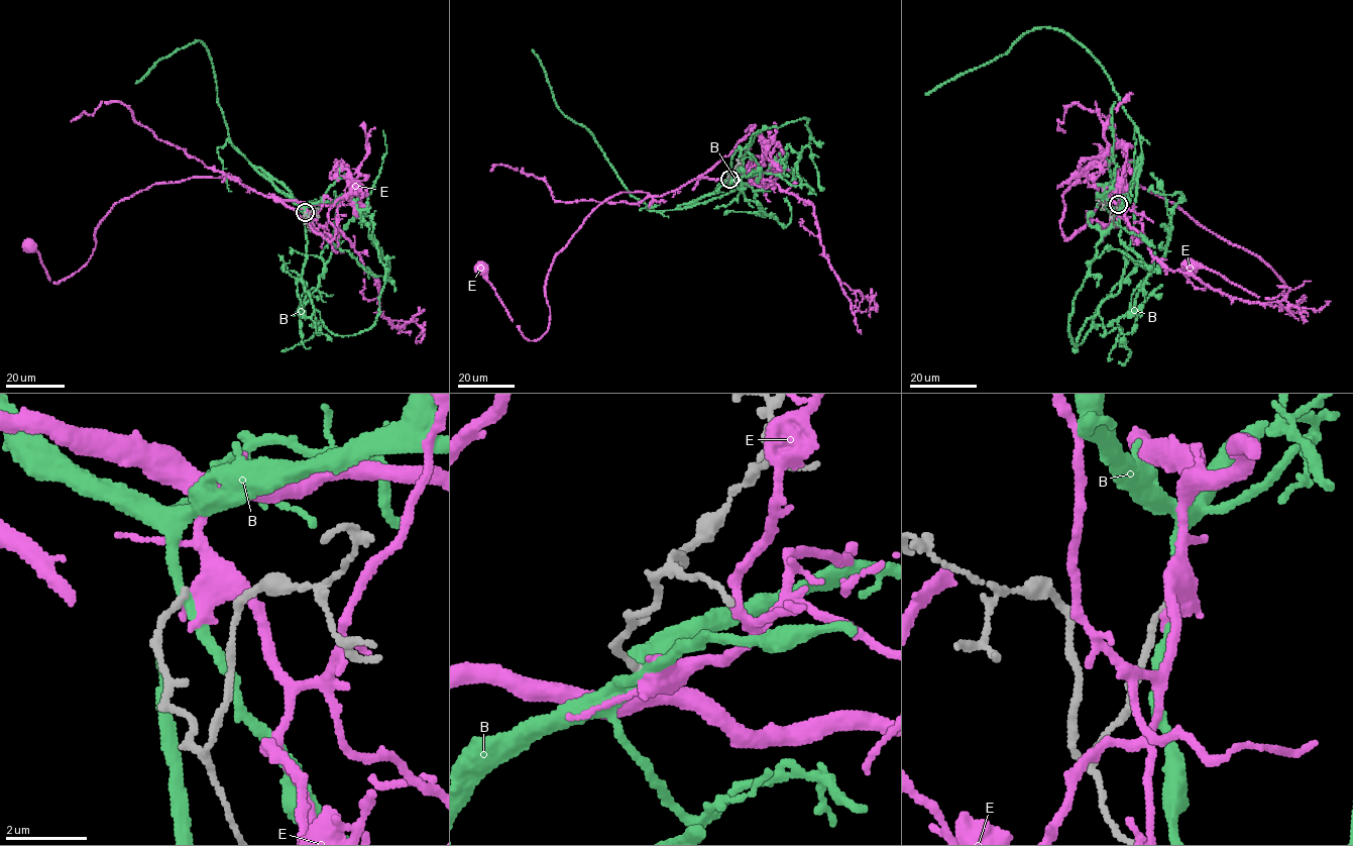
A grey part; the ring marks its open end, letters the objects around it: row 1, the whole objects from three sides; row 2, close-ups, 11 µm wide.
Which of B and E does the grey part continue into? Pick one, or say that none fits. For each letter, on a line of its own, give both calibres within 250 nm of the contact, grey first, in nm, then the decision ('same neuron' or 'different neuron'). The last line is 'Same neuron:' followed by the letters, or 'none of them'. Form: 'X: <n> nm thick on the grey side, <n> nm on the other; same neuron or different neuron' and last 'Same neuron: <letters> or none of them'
B: 150 nm thick on the grey side, 240 nm on the other; different neuron
E: 150 nm thick on the grey side, 500 nm on the other; different neuron
Same neuron: none of them

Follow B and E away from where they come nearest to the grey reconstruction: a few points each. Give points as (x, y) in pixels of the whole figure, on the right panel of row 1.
B: (1118, 204), (1142, 155), (1120, 290), (1087, 319), (1075, 345), (1074, 298), (1101, 237), (1120, 225), (1154, 247)
E: (1118, 204), (1111, 193), (1120, 169), (1114, 177), (1124, 184), (1258, 255), (1284, 285), (1266, 299), (1189, 266)

